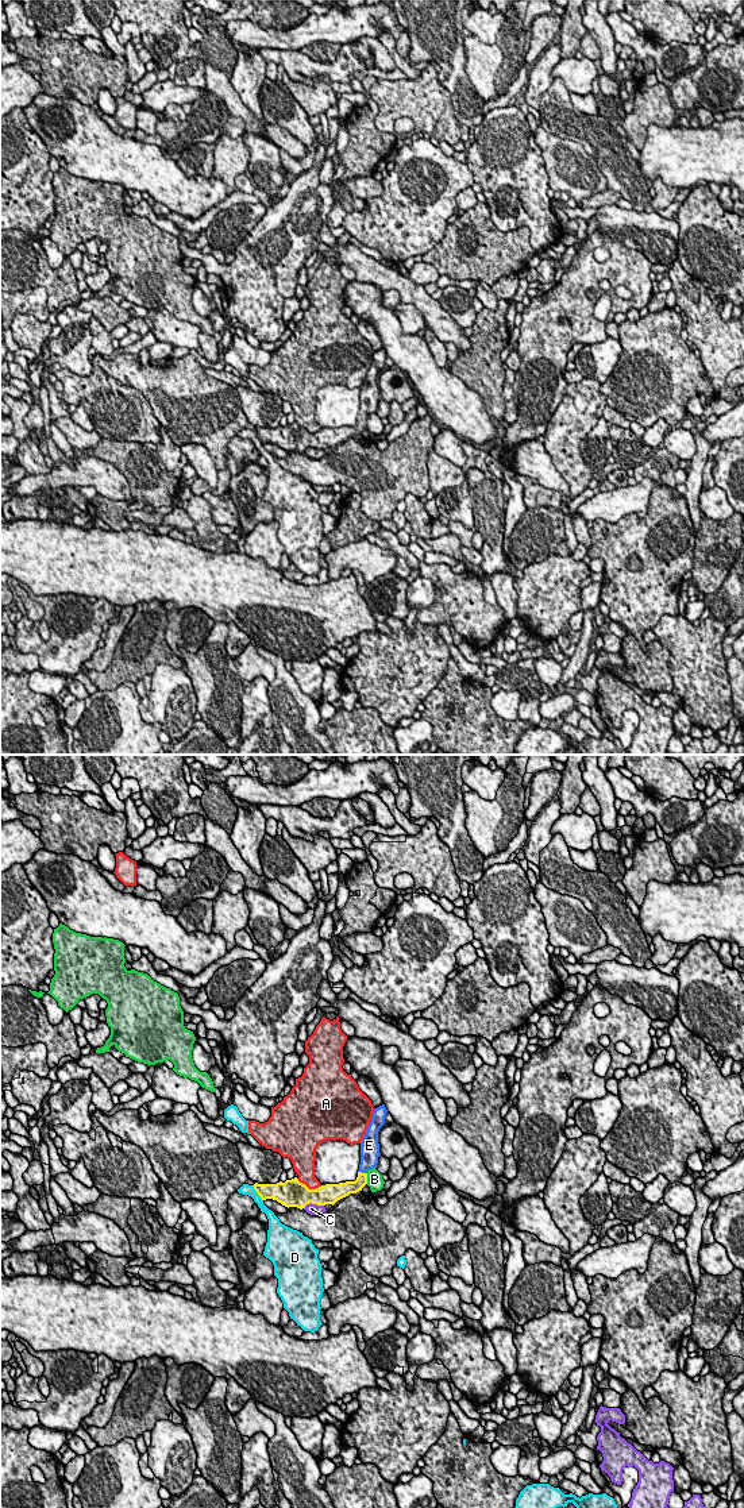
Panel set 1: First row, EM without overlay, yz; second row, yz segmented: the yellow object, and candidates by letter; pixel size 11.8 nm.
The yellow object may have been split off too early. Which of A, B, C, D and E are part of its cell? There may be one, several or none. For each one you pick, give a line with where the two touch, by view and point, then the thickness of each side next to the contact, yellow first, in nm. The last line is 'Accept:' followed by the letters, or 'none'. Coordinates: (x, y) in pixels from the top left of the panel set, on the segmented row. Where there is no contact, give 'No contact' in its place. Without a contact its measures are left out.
E: Touches yellow at yz (361, 1172). Thickness 160 nm (yellow) against 220 nm
Accept: E

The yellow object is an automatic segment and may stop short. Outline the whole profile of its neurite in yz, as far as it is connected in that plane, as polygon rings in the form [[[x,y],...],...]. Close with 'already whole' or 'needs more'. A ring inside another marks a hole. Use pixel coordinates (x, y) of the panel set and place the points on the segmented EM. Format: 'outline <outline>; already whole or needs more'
outline [[[385,1104],[374,1108],[373,1119],[367,1127],[366,1135],[361,1141],[361,1164],[358,1177],[355,1181],[346,1181],[339,1184],[325,1184],[316,1189],[309,1189],[305,1184],[300,1183],[297,1177],[280,1181],[277,1184],[258,1184],[253,1187],[262,1200],[273,1199],[285,1207],[305,1208],[307,1204],[335,1204],[338,1200],[356,1193],[367,1184],[367,1170],[378,1164],[379,1143],[378,1131],[385,1125],[386,1116]]]; needs more

